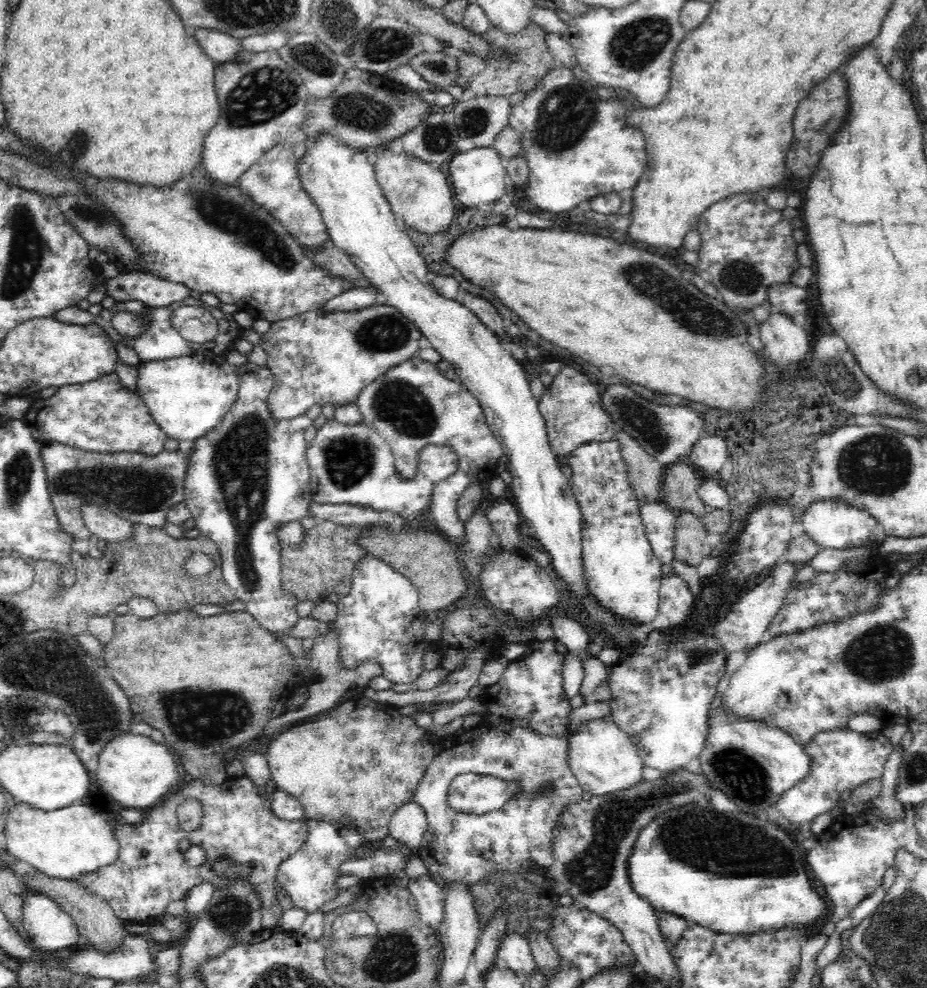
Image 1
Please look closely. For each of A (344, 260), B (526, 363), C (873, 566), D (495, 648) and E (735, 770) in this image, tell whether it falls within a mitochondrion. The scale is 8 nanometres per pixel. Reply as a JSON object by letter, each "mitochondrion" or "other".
{"A":"other","B":"other","C":"other","D":"other","E":"mitochondrion"}

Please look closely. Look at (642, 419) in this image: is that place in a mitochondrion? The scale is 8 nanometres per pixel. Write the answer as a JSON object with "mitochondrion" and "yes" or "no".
{"mitochondrion":"yes"}

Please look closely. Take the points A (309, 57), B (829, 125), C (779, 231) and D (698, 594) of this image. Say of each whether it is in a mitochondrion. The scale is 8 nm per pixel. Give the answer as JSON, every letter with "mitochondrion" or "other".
{"A":"mitochondrion","B":"mitochondrion","C":"other","D":"other"}

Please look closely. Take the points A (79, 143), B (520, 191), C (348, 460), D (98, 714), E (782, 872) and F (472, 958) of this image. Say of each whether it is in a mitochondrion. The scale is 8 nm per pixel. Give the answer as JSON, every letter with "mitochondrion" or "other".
{"A":"mitochondrion","B":"other","C":"mitochondrion","D":"mitochondrion","E":"mitochondrion","F":"other"}

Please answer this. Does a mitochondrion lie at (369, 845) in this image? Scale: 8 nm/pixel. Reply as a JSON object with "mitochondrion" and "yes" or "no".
{"mitochondrion":"no"}

